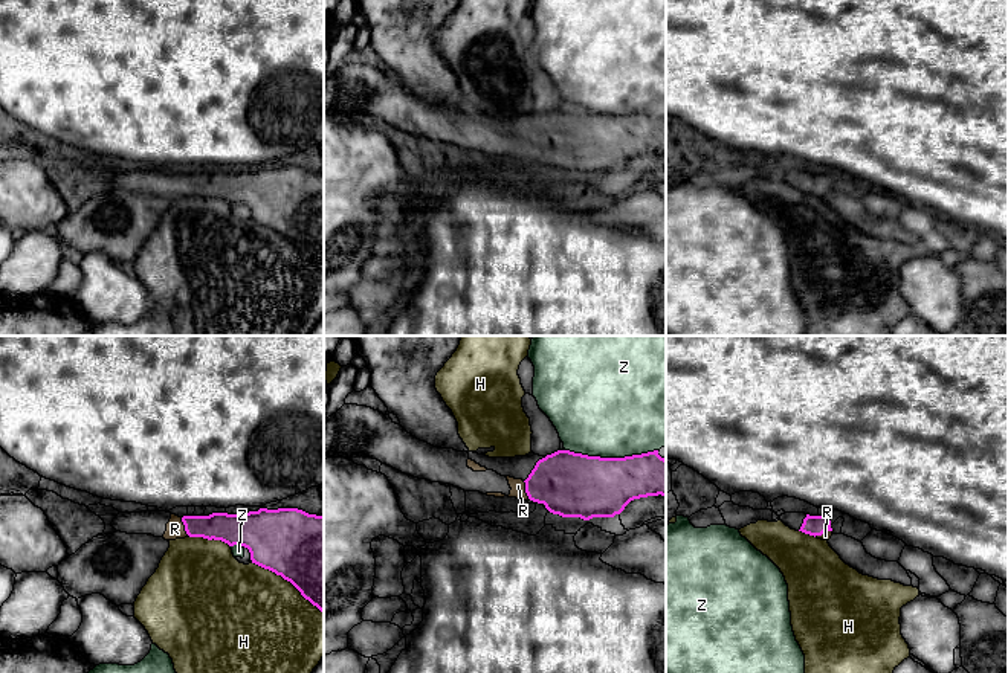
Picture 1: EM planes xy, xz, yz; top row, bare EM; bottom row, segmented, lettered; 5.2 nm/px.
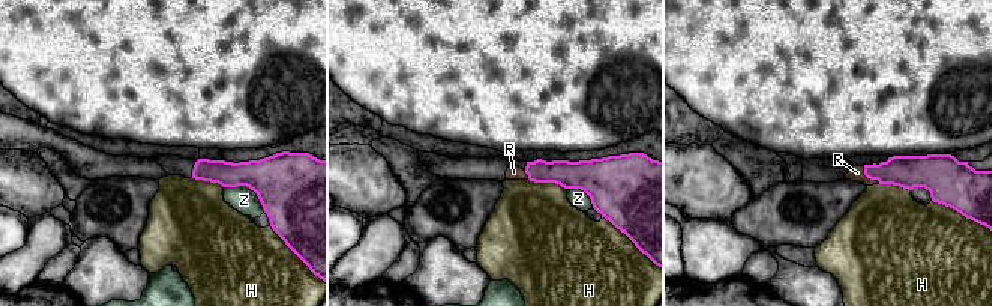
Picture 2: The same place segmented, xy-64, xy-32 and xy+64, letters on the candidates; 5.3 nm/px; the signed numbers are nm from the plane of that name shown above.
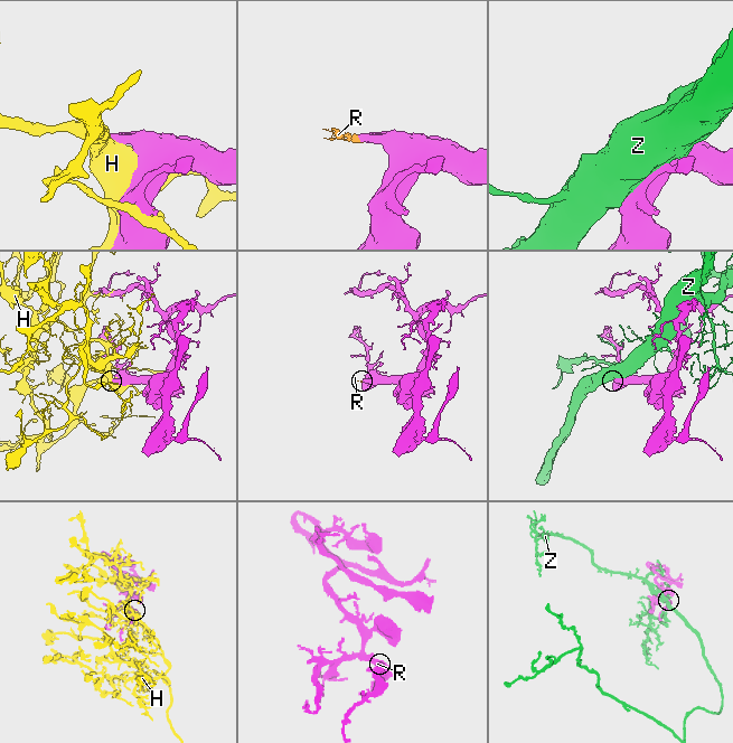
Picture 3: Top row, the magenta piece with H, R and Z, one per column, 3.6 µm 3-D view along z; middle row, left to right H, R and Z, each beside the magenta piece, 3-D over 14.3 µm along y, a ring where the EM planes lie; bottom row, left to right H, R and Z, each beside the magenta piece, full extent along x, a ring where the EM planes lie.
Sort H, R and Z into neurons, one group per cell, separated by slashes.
H / R / Z

